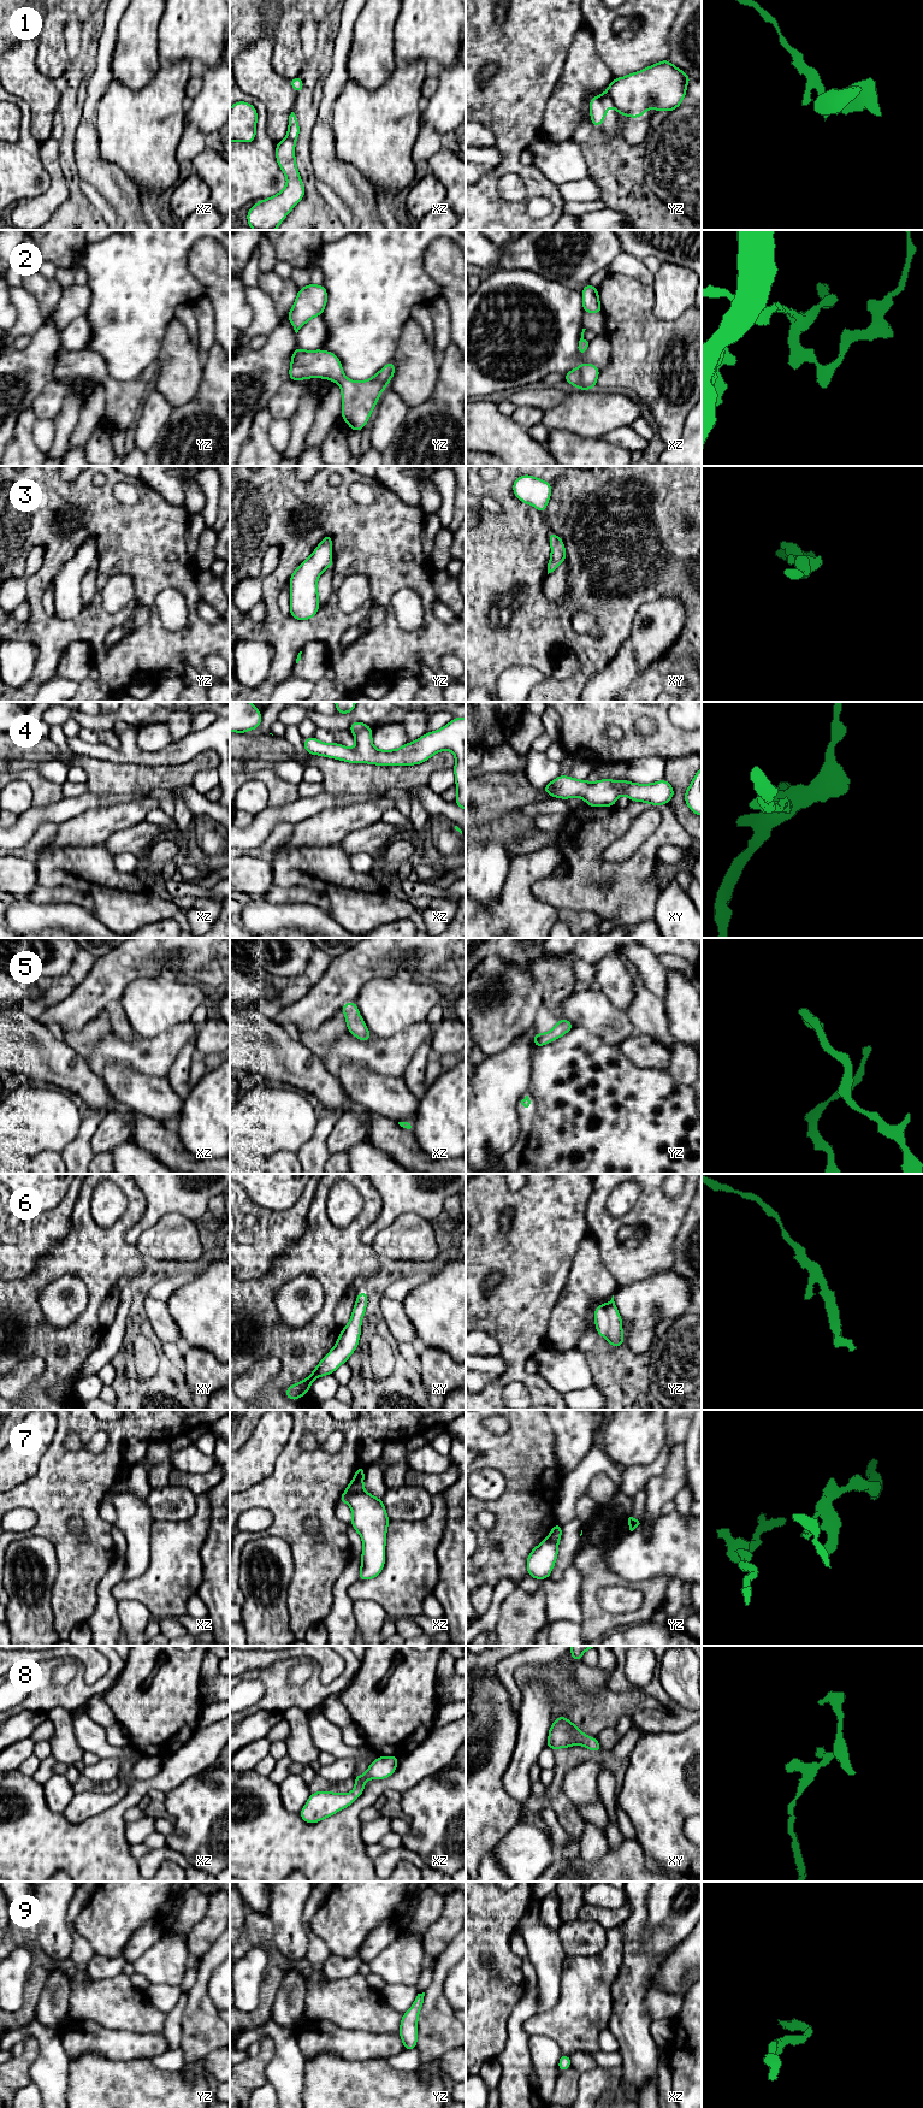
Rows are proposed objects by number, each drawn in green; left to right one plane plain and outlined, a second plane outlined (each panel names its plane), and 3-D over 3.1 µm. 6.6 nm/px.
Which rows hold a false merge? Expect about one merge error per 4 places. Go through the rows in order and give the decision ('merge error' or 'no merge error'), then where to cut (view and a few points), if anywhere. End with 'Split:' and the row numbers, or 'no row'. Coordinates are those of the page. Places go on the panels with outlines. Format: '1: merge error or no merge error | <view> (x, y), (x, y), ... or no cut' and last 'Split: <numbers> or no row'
1: merge error | yz (608, 87), (614, 104)
2: no merge error | no cut
3: no merge error | no cut
4: no merge error | no cut
5: no merge error | no cut
6: no merge error | no cut
7: merge error | yz (548, 1537), (556, 1542)
8: no merge error | no cut
9: no merge error | no cut
Split: 1, 7

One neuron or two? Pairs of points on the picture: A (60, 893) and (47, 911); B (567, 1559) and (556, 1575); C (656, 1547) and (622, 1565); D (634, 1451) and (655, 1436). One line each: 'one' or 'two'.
A: two
B: one
C: one
D: one

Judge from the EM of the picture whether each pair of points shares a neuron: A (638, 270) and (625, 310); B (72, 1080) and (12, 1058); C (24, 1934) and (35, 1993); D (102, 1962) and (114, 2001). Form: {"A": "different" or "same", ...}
{"A": "different", "B": "same", "C": "same", "D": "different"}

